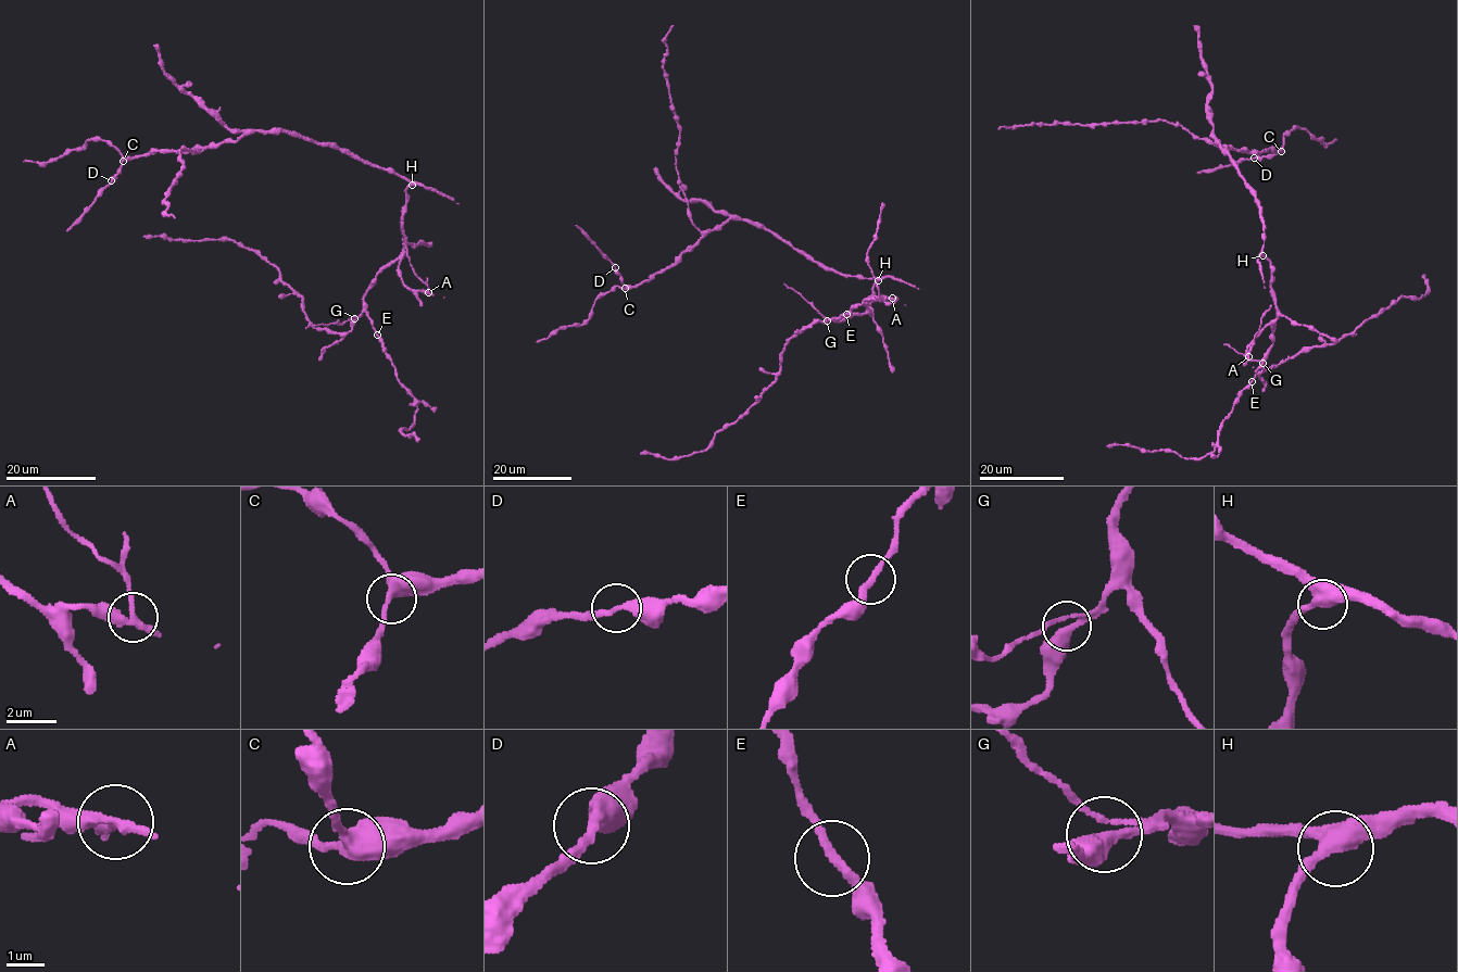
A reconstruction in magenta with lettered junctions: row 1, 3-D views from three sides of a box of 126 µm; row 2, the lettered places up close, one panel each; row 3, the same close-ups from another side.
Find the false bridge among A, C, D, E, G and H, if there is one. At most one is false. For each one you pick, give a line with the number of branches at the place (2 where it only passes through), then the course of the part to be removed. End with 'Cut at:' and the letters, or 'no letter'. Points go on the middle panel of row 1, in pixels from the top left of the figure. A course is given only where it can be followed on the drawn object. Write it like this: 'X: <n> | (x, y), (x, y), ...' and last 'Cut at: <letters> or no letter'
A: 3 | (892, 298), (874, 300), (869, 304)
Cut at: A

